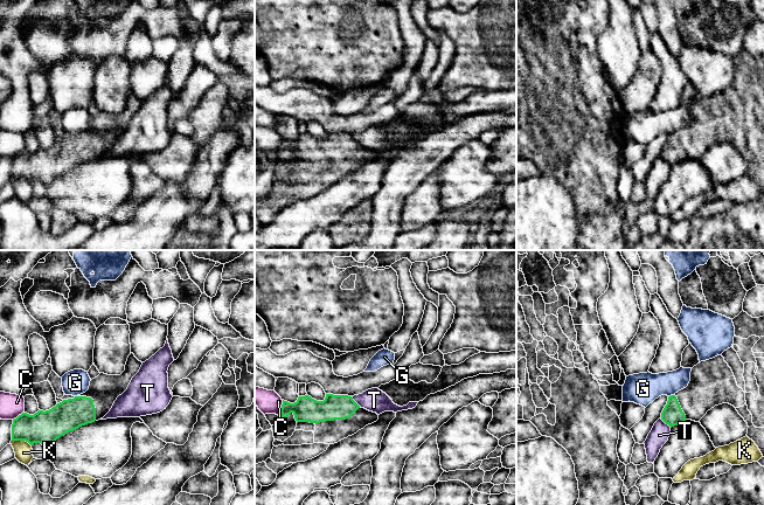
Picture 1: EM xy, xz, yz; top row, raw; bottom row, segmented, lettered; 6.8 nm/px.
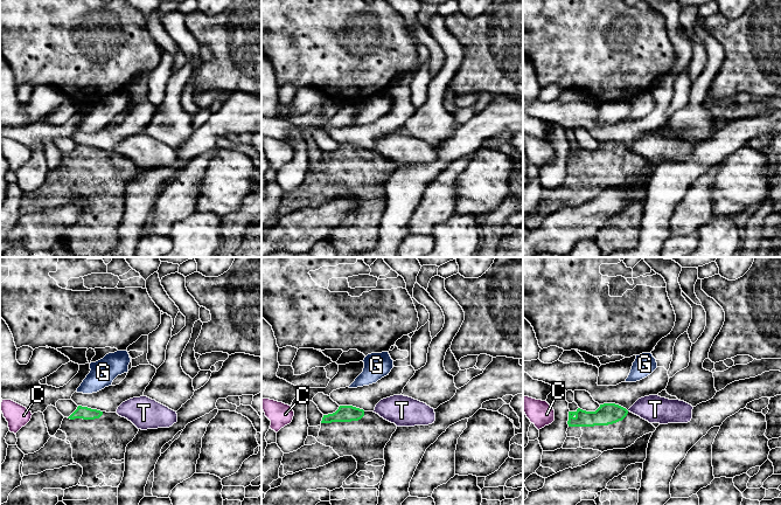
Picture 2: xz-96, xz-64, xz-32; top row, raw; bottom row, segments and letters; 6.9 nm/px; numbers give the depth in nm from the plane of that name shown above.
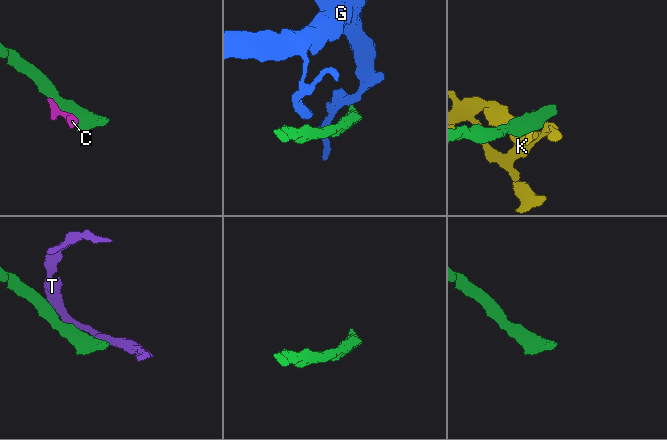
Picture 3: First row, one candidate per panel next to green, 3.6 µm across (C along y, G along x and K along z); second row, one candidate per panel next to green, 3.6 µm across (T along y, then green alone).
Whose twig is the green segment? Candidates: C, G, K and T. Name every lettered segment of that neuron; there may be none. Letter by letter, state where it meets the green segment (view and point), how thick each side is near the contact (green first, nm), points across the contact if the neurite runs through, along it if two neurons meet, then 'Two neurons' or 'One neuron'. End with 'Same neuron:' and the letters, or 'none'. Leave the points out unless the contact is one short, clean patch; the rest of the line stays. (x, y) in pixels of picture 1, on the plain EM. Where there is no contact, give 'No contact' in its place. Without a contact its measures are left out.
C: Touches green at xz (282, 146). Thickness 180 nm (green) against 160 nm. Two neurons
G: Touches green at yz (671, 133). Thickness 140 nm (green) against 220 nm. Boundary: yz (673, 132), (668, 135). Two neurons
K: Touches green at xy (21, 178). Thickness 220 nm (green) against 130 nm. Boundary: xy (12, 178), (25, 178), (30, 184). Two neurons
T: Touches green at xz (354, 139). Thickness 180 nm (green) against 160 nm. Two neurons
Same neuron: none

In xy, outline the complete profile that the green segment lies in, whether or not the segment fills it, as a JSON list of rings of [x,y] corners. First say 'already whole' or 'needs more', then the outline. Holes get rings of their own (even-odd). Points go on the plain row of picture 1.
needs more; [[[131,91],[127,96],[125,109],[120,113],[100,111],[90,119],[89,127],[85,131],[77,134],[64,132],[62,140],[46,150],[39,148],[34,153],[22,151],[13,158],[12,179],[26,179],[30,184],[41,181],[43,185],[49,186],[64,172],[103,157],[110,150],[117,136],[127,127],[132,116],[139,110],[141,103],[143,101]]]

